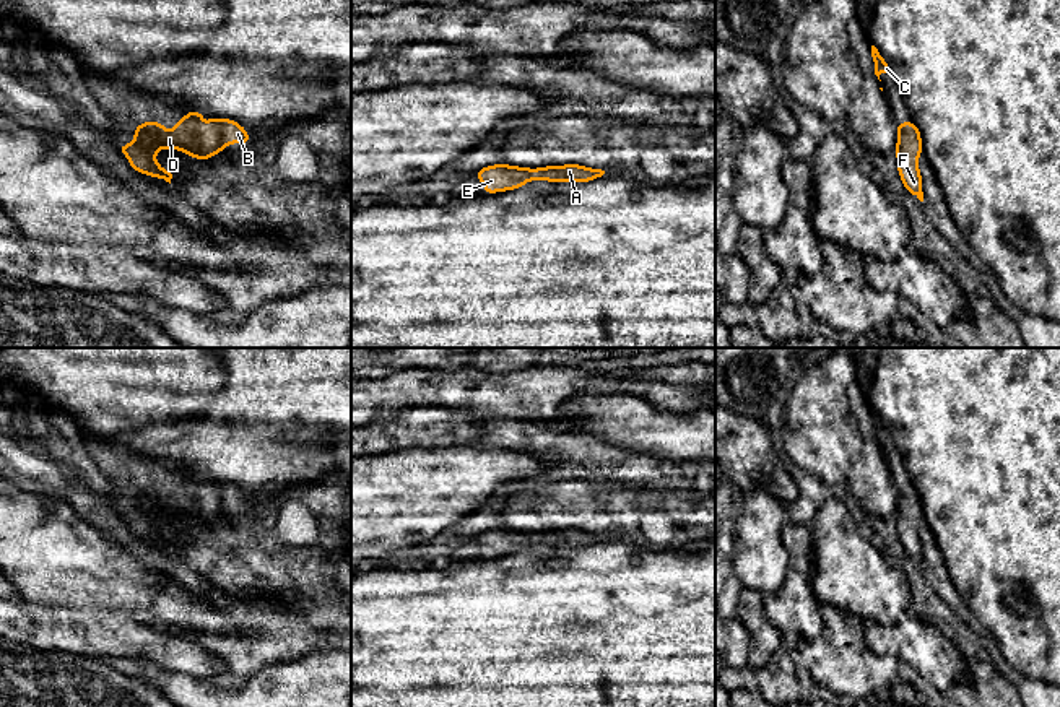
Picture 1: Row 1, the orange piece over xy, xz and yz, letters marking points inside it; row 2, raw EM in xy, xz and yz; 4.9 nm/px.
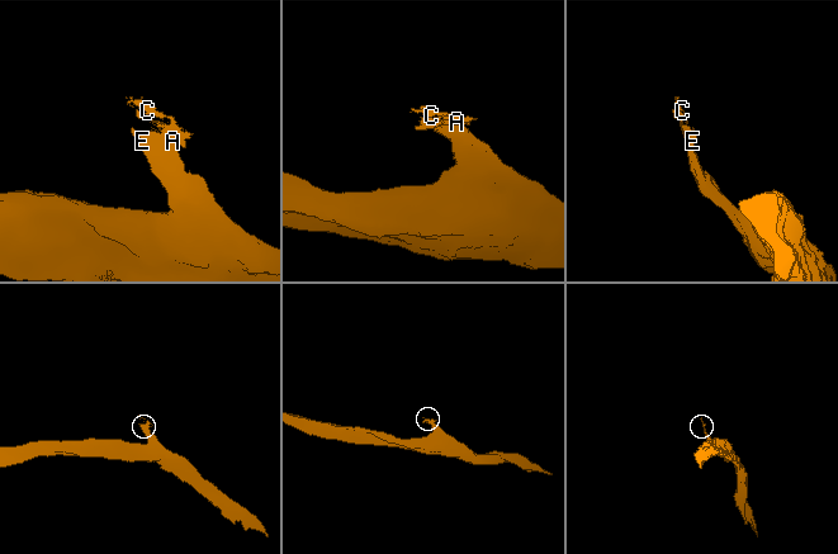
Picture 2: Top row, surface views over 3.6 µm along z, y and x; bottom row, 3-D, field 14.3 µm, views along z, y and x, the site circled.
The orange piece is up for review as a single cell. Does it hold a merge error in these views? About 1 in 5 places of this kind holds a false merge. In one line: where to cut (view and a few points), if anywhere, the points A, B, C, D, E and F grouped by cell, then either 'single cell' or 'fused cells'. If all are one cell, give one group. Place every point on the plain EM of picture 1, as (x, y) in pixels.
no cut | A B C D E F | single cell

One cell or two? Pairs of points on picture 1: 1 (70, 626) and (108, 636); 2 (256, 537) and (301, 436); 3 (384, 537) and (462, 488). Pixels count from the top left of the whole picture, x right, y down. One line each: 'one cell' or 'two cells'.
1: one cell
2: two cells
3: one cell

